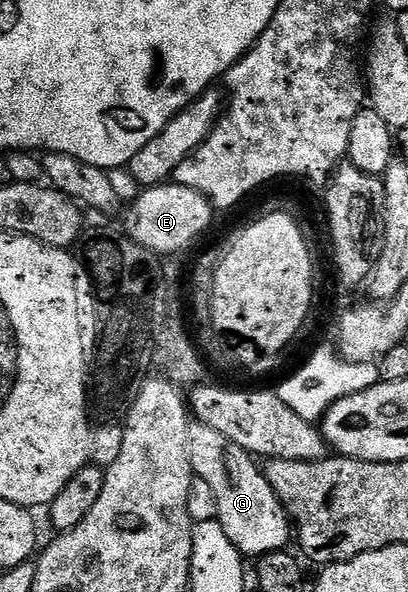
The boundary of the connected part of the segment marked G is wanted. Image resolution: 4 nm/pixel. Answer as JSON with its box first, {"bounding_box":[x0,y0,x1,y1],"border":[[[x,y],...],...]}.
{"bounding_box":[188,423,292,558],"border":[[[191,423],[188,430],[188,454],[194,475],[204,478],[216,494],[218,519],[228,534],[228,542],[246,558],[267,556],[272,552],[283,551],[292,540],[292,520],[286,507],[266,481],[265,471],[257,468],[255,457],[245,452],[236,442],[224,438],[208,426]]]}

